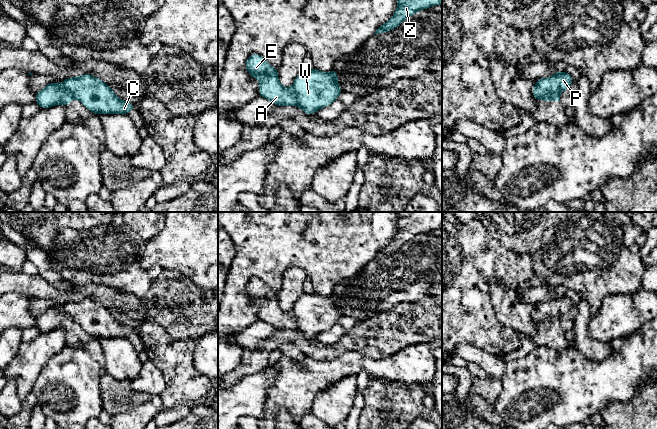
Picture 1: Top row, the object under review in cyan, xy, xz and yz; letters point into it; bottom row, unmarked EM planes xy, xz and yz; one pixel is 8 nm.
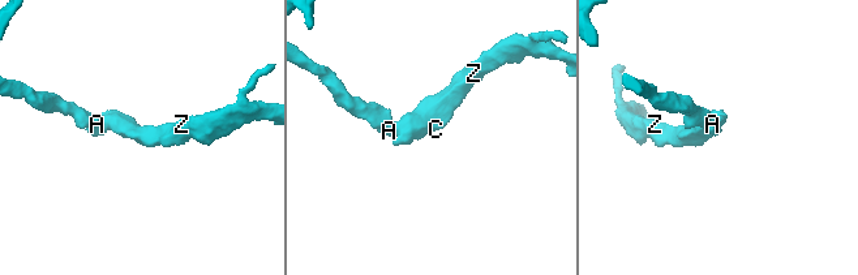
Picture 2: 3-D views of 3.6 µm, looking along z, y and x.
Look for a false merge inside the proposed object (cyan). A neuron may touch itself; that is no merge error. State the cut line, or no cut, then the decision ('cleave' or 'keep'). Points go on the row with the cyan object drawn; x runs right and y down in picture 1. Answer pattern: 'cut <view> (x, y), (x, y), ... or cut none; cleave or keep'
cut yz (559, 93), (547, 93), (540, 99); cleave

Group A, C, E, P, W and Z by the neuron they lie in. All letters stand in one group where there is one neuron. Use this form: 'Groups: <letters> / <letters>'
Groups: A E / C P W Z

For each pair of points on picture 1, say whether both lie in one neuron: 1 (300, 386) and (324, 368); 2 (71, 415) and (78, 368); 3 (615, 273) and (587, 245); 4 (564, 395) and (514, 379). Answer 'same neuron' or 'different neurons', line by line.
1: same neuron
2: same neuron
3: same neuron
4: same neuron

